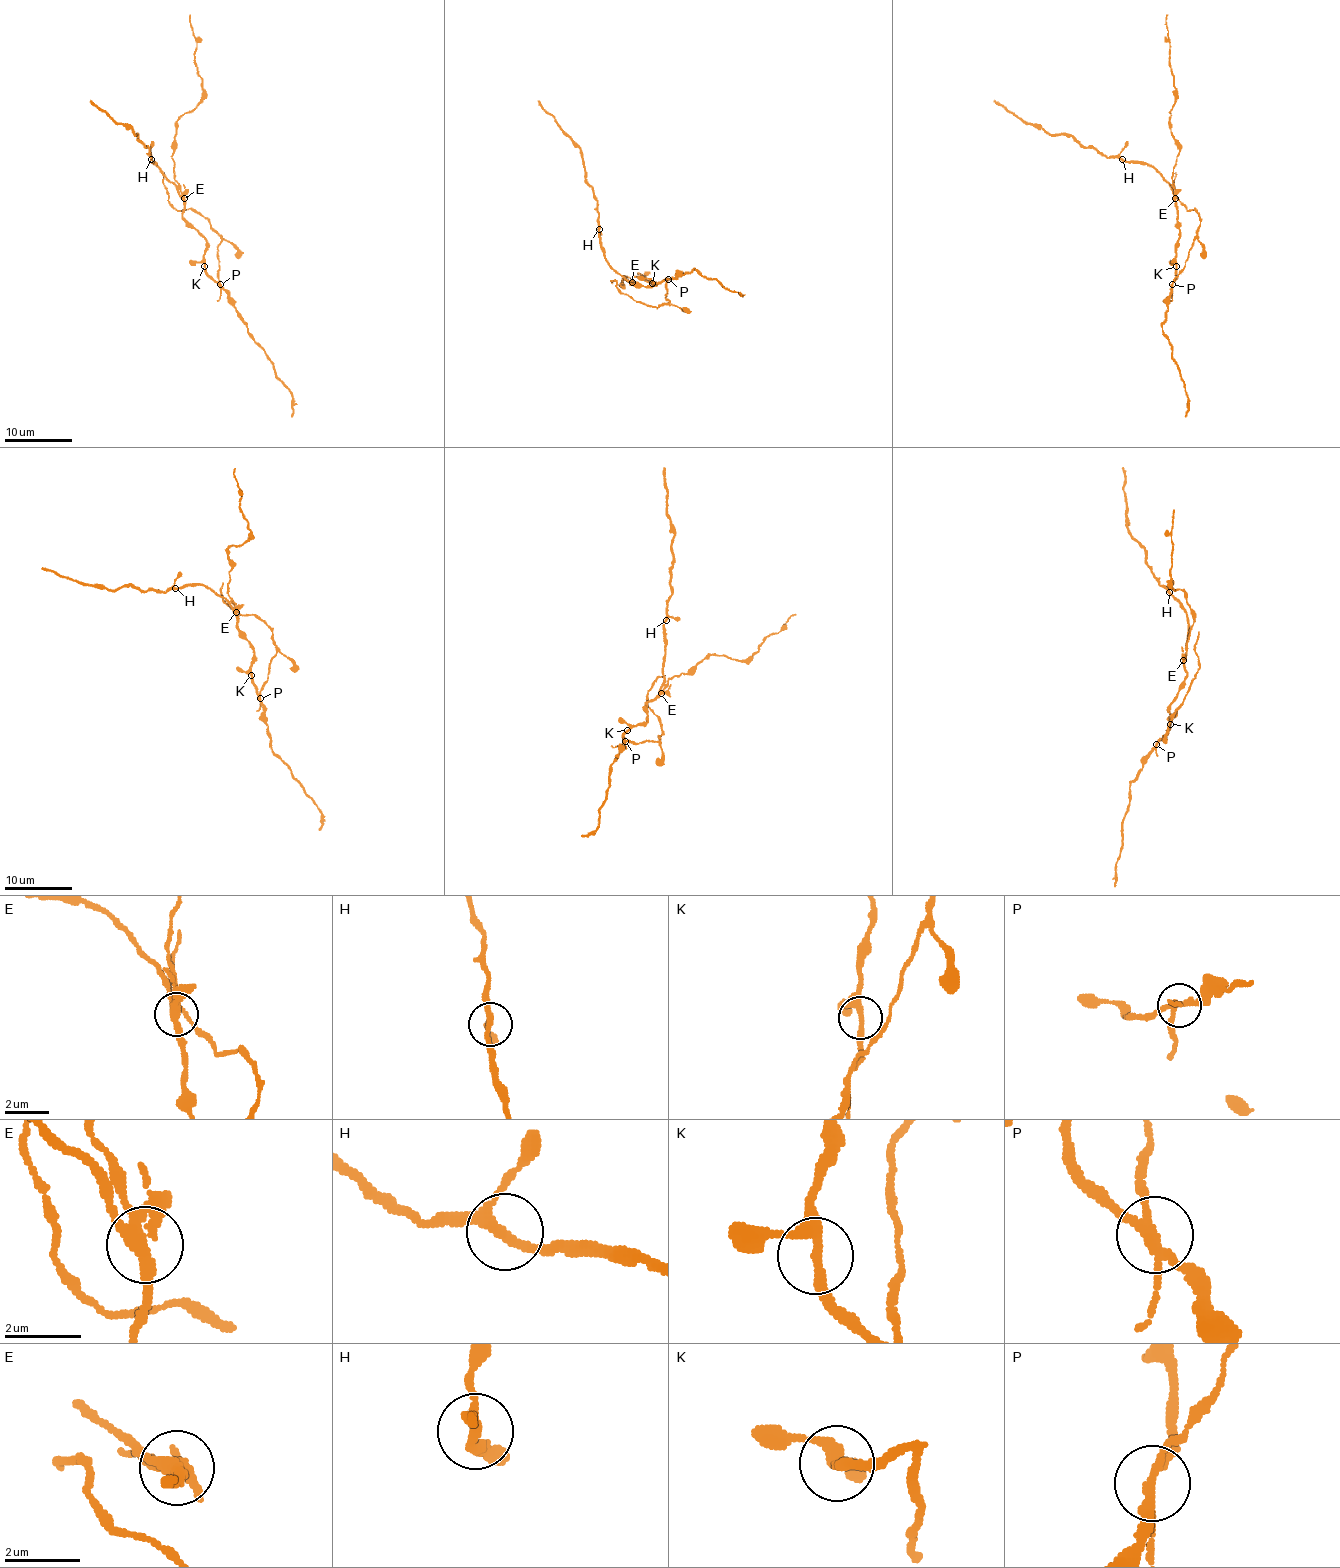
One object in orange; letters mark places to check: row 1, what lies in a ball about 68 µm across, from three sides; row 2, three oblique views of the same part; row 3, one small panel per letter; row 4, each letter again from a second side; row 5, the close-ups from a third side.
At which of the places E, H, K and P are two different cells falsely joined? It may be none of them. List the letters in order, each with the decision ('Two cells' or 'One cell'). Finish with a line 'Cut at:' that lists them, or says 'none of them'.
E: Two cells
H: One cell
K: One cell
P: Two cells
Cut at: E, P

